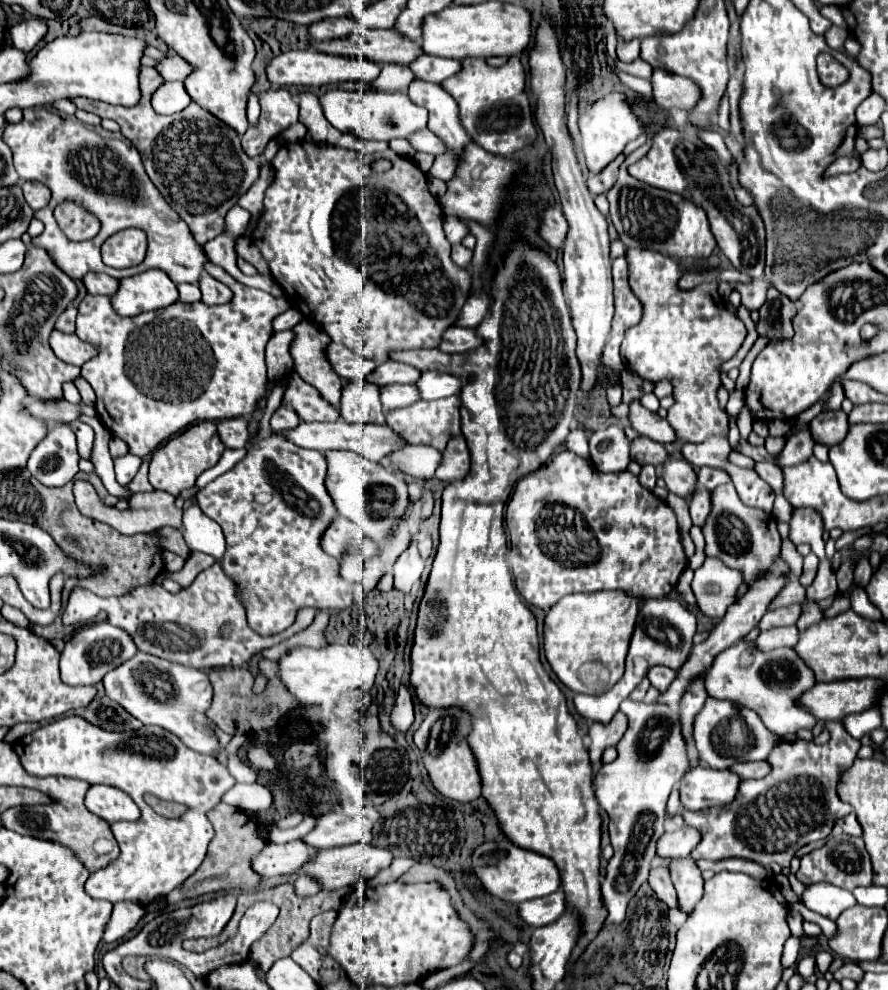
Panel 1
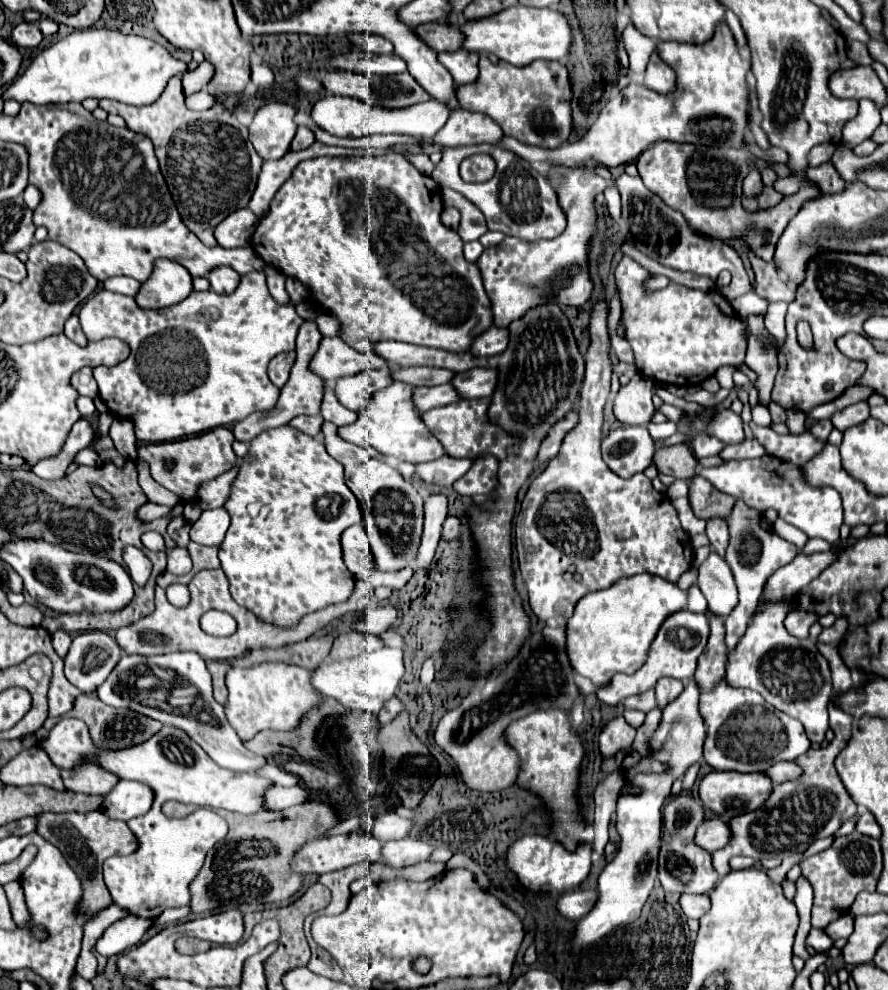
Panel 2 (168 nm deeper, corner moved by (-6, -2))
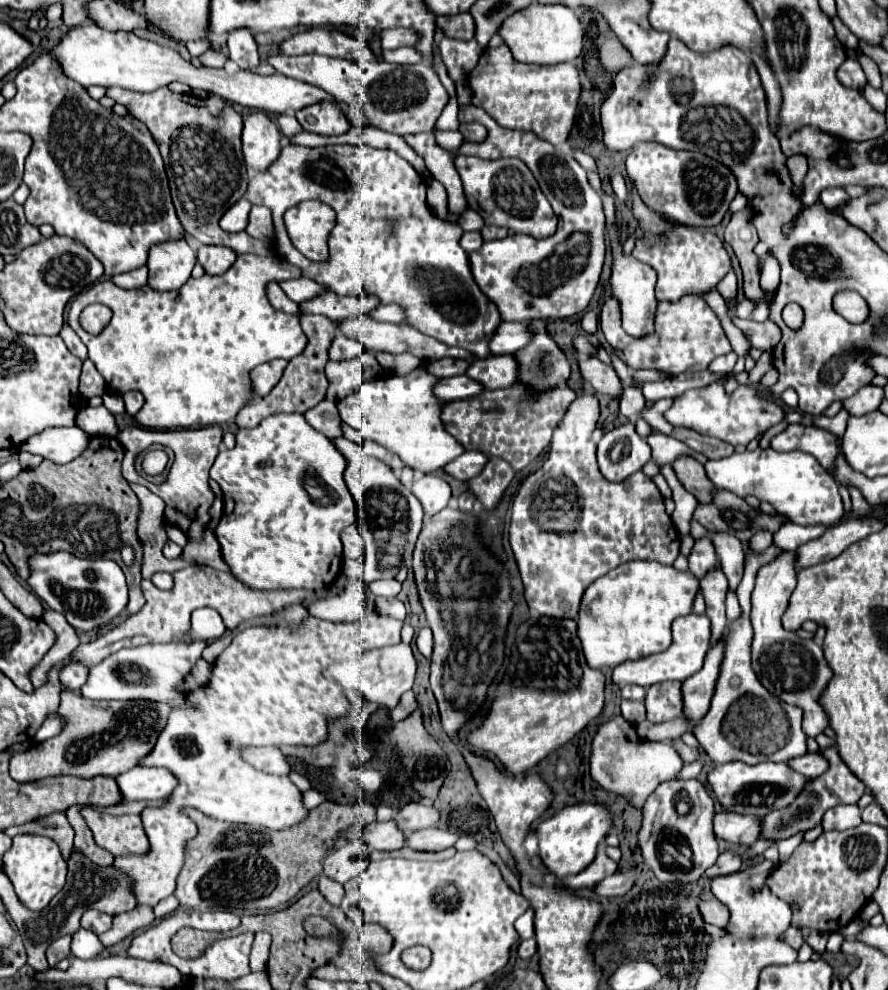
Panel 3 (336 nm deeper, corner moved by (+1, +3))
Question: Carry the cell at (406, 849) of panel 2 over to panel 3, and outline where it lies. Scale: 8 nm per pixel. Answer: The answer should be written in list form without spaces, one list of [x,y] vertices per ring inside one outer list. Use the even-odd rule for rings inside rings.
[[[429,827],[429,829],[421,829],[405,835],[405,847],[413,851],[429,851],[429,853],[443,851],[451,847],[455,841],[457,841],[457,835],[449,831],[441,831],[437,827]]]

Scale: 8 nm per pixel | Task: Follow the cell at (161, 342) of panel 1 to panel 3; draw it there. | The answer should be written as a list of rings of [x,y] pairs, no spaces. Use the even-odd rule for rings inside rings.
[[[239,255],[237,261],[231,265],[231,269],[219,277],[213,277],[213,275],[203,275],[201,279],[189,279],[181,289],[177,291],[165,291],[165,293],[159,293],[159,291],[153,291],[149,287],[139,287],[139,289],[131,289],[131,291],[125,291],[125,289],[119,289],[117,285],[113,285],[109,279],[103,279],[103,281],[97,281],[91,289],[87,289],[85,293],[79,293],[75,297],[75,301],[71,303],[71,309],[69,309],[69,317],[67,317],[67,323],[75,329],[75,333],[81,337],[81,341],[87,345],[89,349],[89,359],[95,363],[97,371],[101,373],[101,377],[105,379],[105,385],[107,385],[107,391],[113,393],[113,395],[125,395],[129,391],[139,391],[143,397],[145,397],[145,403],[143,407],[139,409],[139,413],[135,415],[135,419],[139,421],[139,425],[147,427],[147,429],[191,429],[191,427],[207,427],[207,425],[223,425],[223,423],[229,423],[235,419],[235,415],[239,413],[241,407],[253,403],[253,401],[259,401],[261,397],[255,393],[253,385],[251,385],[251,369],[265,363],[265,361],[271,361],[271,359],[277,359],[277,357],[283,357],[283,359],[293,359],[295,355],[299,355],[303,349],[305,349],[305,343],[307,343],[307,337],[305,333],[301,331],[301,325],[299,325],[299,315],[285,315],[283,311],[277,311],[269,305],[267,297],[265,297],[265,285],[269,281],[285,281],[285,279],[293,279],[293,277],[299,277],[301,271],[297,267],[293,267],[291,263],[287,263],[285,259],[277,257],[277,255]],[[93,303],[101,303],[105,307],[109,307],[113,311],[113,317],[109,321],[109,325],[99,333],[99,335],[93,335],[93,333],[87,333],[81,323],[79,323],[79,315],[81,311],[87,307],[87,305],[93,305]]]

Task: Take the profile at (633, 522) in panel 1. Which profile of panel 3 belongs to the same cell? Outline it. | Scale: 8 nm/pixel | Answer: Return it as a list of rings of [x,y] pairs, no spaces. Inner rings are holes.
[[[585,385],[557,425],[549,447],[549,457],[533,475],[523,481],[511,509],[509,543],[523,579],[525,601],[529,609],[557,619],[573,619],[579,611],[583,591],[595,579],[603,577],[621,563],[641,559],[673,565],[673,561],[679,557],[679,533],[671,517],[665,513],[663,495],[655,483],[643,471],[629,475],[629,479],[621,483],[611,483],[601,475],[595,457],[595,441],[591,437],[597,427],[599,413],[597,395],[589,385]]]

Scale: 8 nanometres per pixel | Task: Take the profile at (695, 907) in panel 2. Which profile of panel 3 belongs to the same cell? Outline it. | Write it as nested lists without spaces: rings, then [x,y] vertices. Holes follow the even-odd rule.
[[[713,897],[713,899],[701,899],[699,901],[699,913],[703,917],[705,923],[717,925],[717,927],[725,927],[727,919],[729,919],[729,911]]]

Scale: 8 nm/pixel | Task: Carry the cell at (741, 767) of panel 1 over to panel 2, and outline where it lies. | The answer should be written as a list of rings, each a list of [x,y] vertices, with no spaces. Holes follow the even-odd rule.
[[[778,762],[774,766],[770,766],[768,770],[764,770],[768,776],[772,776],[774,784],[782,784],[788,780],[796,780],[802,774],[802,768],[796,762]]]

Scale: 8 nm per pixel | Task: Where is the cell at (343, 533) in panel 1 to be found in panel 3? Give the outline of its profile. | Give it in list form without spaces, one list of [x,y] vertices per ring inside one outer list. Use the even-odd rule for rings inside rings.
[[[355,523],[343,529],[341,541],[343,541],[343,557],[345,559],[363,559],[363,555],[365,555],[363,539],[361,539]]]

